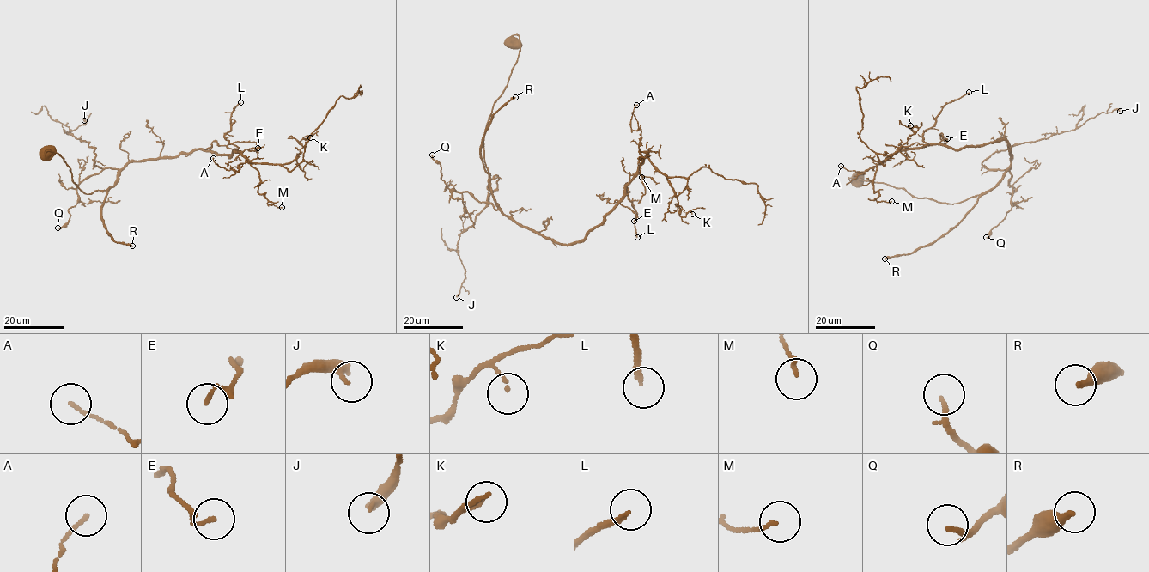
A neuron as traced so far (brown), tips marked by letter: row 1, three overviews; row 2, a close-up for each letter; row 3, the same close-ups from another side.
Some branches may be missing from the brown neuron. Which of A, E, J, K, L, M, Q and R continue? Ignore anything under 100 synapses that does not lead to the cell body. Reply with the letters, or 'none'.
R

